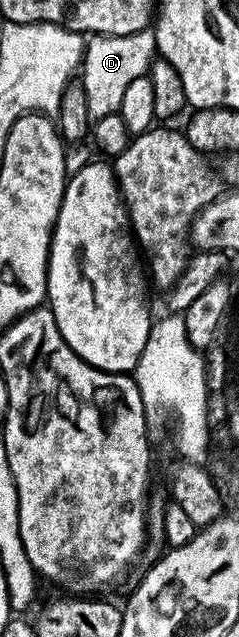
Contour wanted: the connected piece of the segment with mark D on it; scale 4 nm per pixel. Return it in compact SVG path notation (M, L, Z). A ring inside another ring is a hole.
M152 30L134 33L130 37L91 35L87 39L83 51L80 81L85 88L91 121L118 112L125 89L132 80L147 75L156 57L156 51L155 34Z

